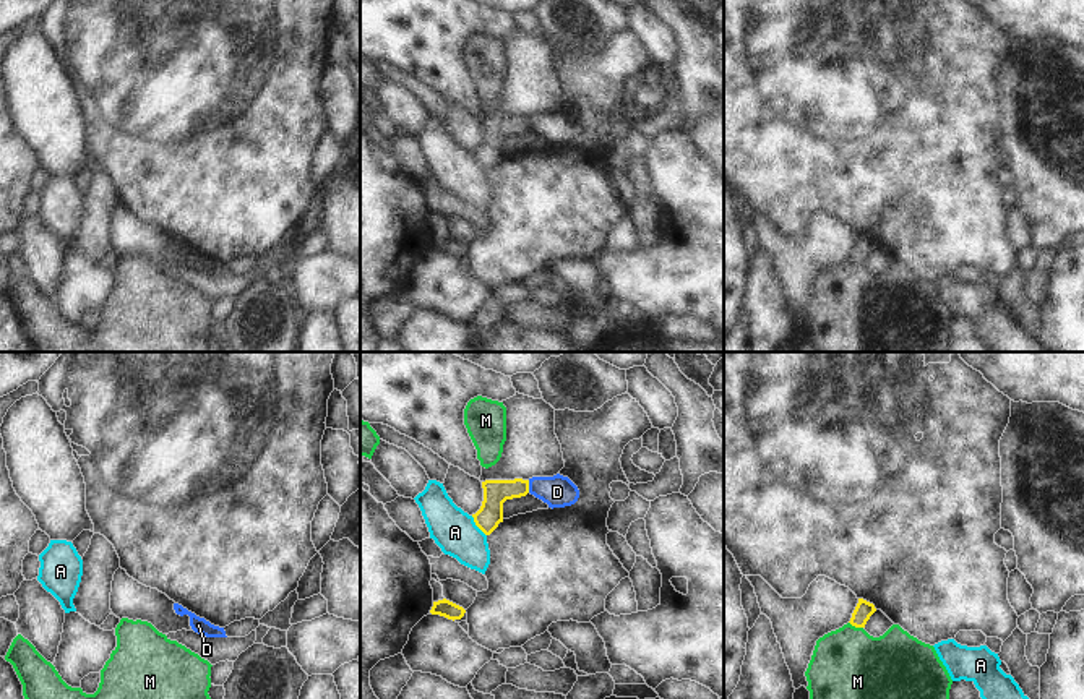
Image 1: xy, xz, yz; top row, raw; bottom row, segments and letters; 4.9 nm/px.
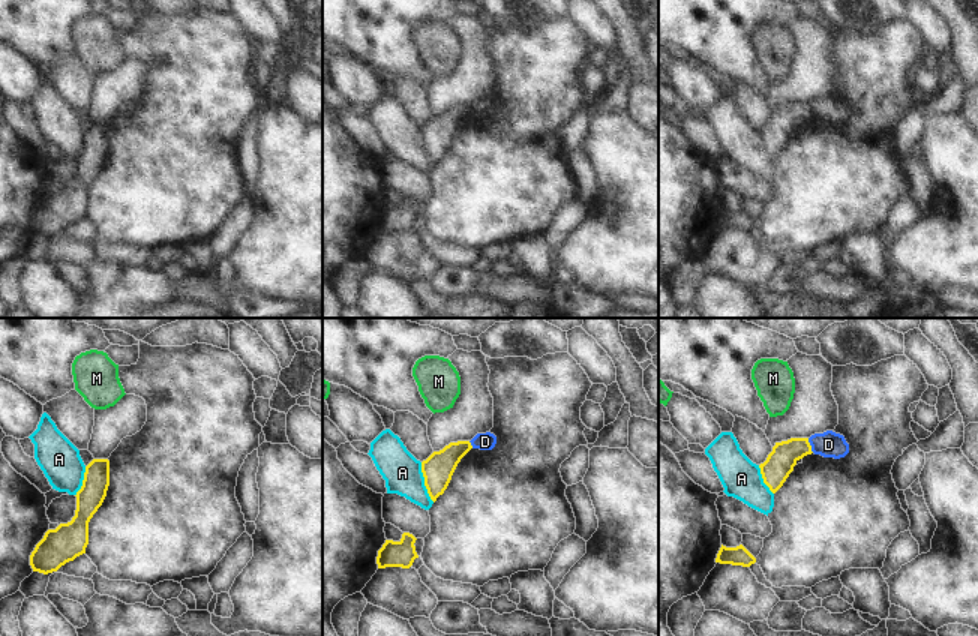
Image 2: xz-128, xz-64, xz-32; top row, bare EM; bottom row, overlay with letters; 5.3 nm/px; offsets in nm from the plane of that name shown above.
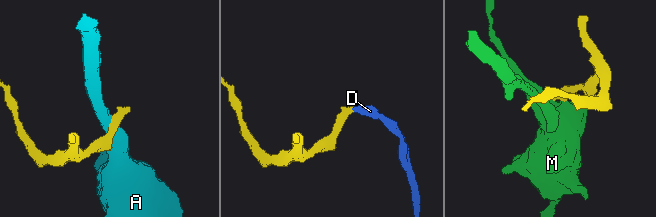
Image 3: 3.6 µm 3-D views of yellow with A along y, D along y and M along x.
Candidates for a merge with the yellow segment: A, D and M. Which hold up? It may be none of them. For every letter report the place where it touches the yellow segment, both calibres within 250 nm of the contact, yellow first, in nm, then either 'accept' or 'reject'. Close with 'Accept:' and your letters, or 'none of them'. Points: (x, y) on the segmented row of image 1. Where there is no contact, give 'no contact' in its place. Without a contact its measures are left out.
A: meets yellow in xz at (476, 524); 130 nm thick on the yellow side, 220 nm on the other; reject
D: meets yellow in xz at (528, 487); 130 nm thick on the yellow side, 160 nm on the other; reject
M: meets yellow in yz at (856, 626); 90 nm thick on the yellow side, 360 nm on the other; reject
Accept: none of them

